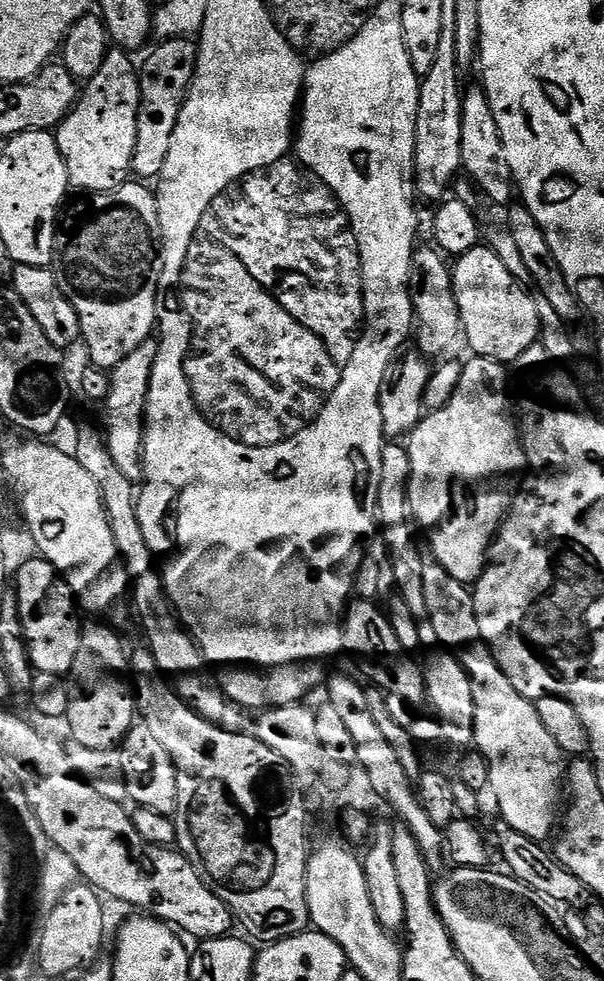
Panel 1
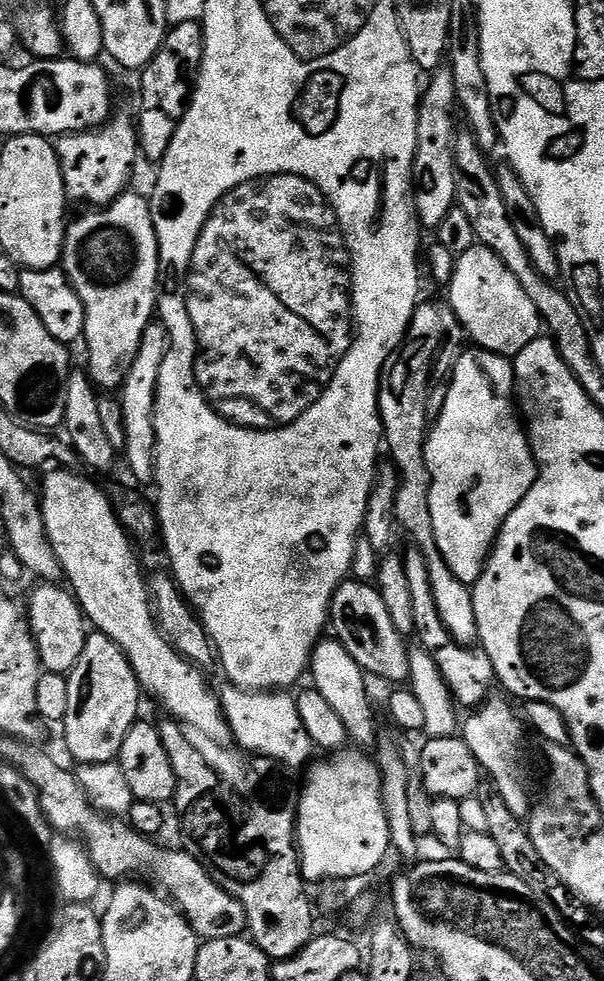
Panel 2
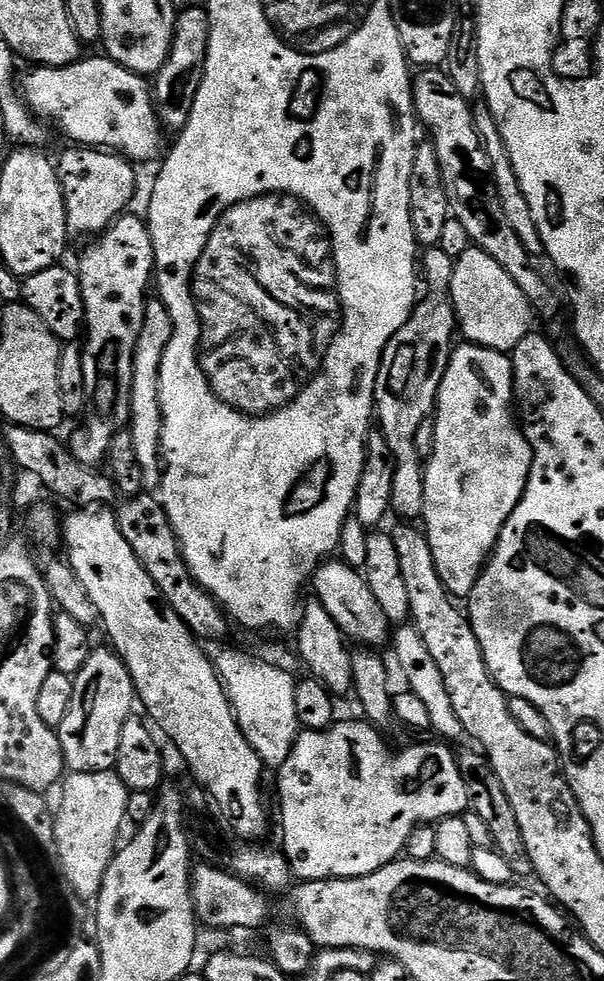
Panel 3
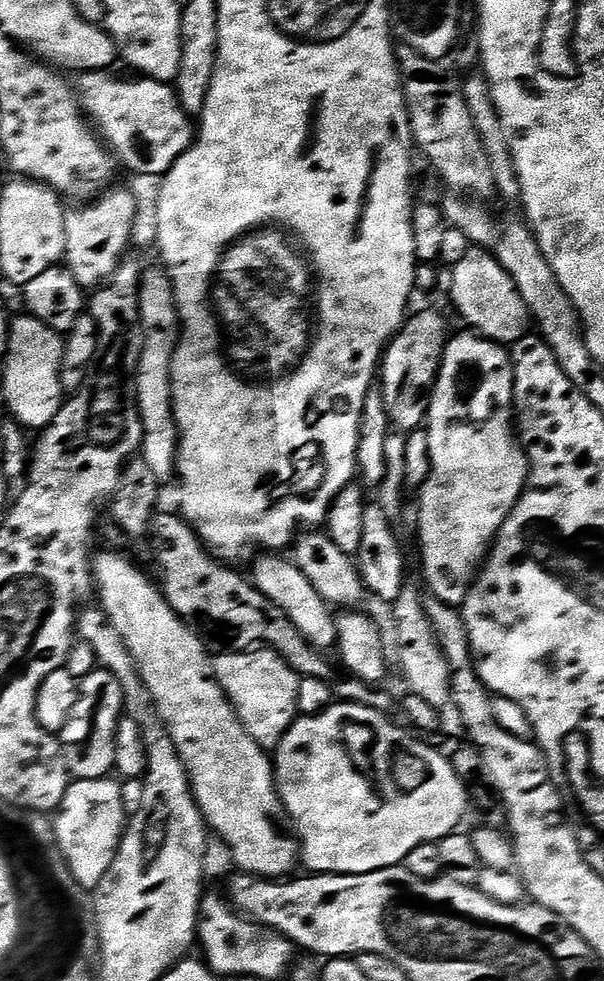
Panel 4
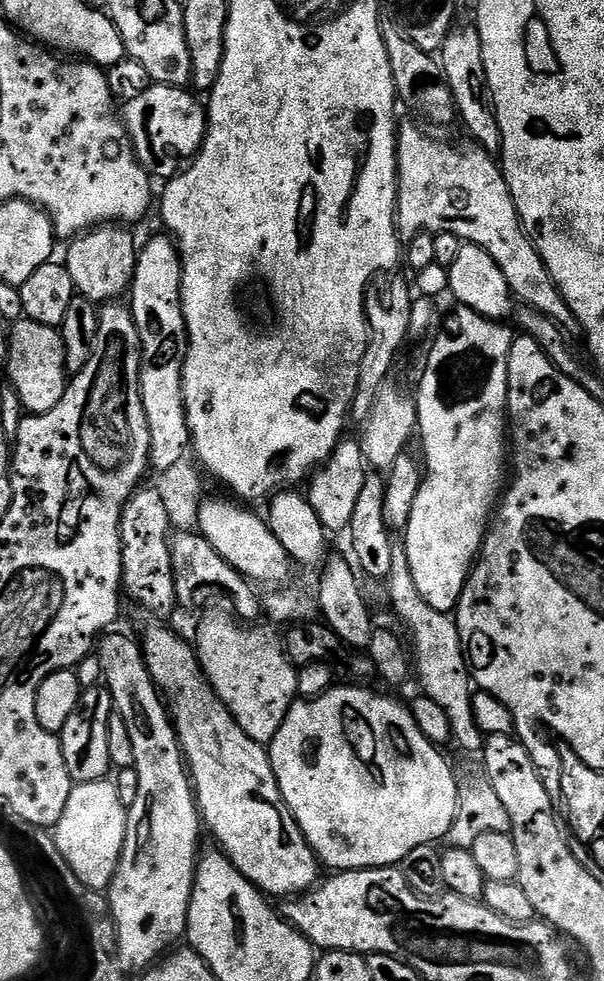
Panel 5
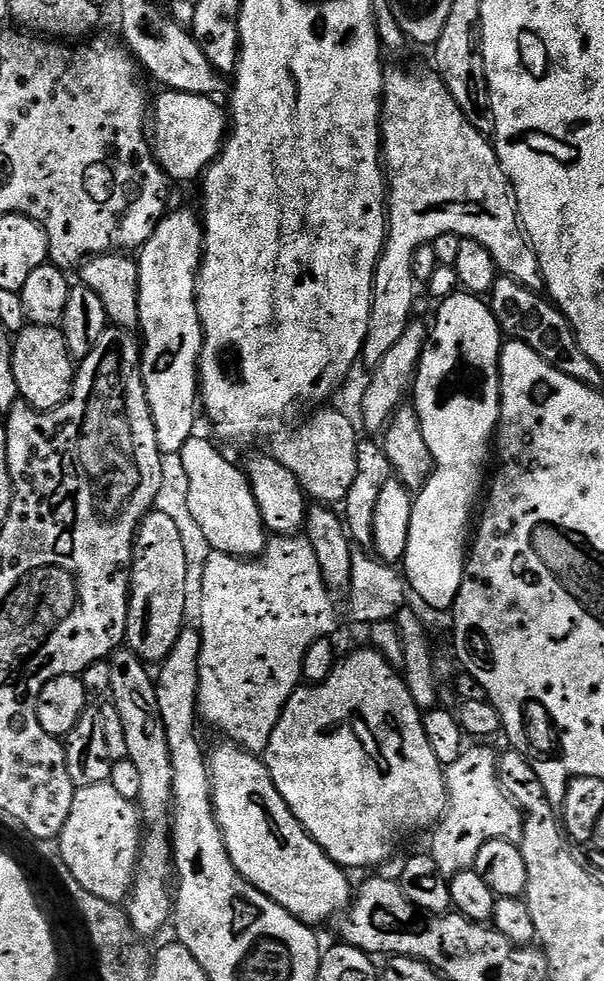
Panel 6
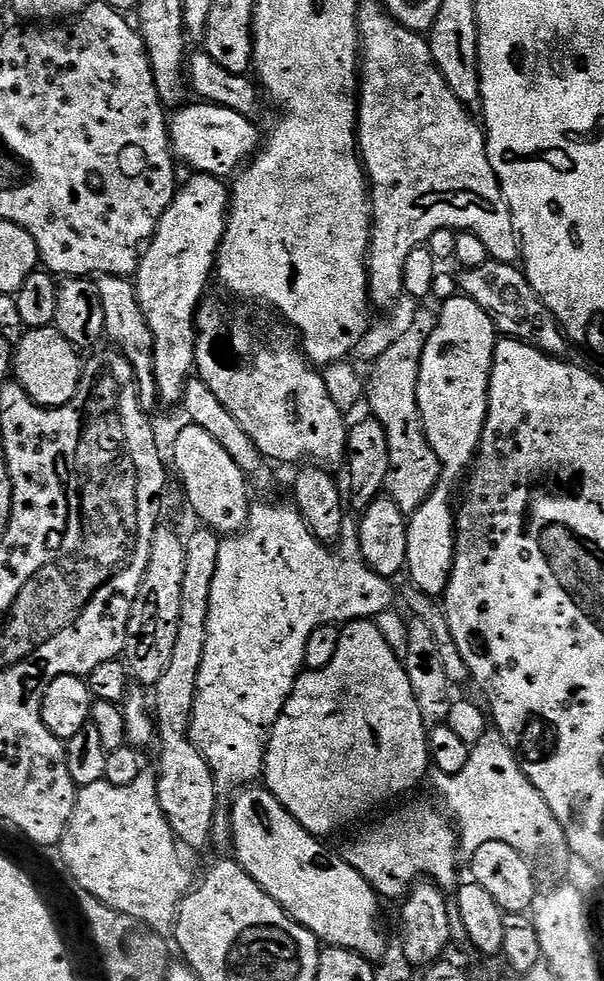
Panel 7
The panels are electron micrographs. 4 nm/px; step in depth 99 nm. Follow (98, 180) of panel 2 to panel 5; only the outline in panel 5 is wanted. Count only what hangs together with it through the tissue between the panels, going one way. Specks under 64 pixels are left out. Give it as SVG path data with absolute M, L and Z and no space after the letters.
M97 226L73 239L67 245L68 257L62 260L70 278L74 282L77 293L85 296L97 306L121 299L120 295L127 293L132 286L136 273L136 257L138 255L138 240L131 236L124 226Z

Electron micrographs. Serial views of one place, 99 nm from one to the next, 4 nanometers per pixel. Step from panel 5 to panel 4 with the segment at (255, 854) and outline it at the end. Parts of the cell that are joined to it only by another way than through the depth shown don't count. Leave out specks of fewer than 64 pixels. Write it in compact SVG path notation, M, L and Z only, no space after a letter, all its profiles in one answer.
M97 551L95 555L91 557L92 583L95 591L97 593L100 591L100 600L98 600L99 607L103 608L104 613L108 615L108 622L114 626L114 630L118 630L118 634L122 634L122 642L126 642L126 650L134 658L138 674L142 678L142 682L146 686L146 690L152 699L152 707L156 709L156 715L159 716L164 729L170 734L170 738L182 758L184 769L188 771L188 783L192 786L192 797L196 799L196 804L200 808L200 813L204 815L207 827L211 829L215 835L217 832L217 834L224 839L224 844L232 851L232 860L240 867L237 869L239 869L241 873L265 878L287 877L289 873L291 873L288 871L290 871L295 864L298 864L298 840L294 835L294 829L288 819L288 814L284 810L284 803L280 800L280 794L276 787L274 764L270 759L269 753L265 751L265 749L260 748L258 742L254 742L254 738L250 738L250 734L246 734L242 722L236 717L236 710L228 700L227 694L224 693L222 686L216 681L215 676L212 675L209 653L206 651L206 645L203 639L198 635L196 629L193 628L191 624L187 624L187 622L170 607L166 602L166 598L160 593L159 587L157 587L151 579L148 581L126 557L119 556L116 552L99 552L100 551Z

